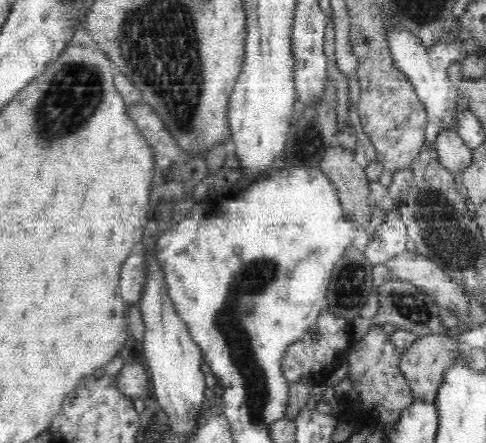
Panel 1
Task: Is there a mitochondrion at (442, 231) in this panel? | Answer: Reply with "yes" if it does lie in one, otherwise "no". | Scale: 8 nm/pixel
yes

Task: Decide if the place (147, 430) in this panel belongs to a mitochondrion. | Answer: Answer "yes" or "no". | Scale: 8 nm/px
no

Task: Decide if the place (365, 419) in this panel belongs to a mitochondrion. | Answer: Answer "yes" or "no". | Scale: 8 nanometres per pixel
no

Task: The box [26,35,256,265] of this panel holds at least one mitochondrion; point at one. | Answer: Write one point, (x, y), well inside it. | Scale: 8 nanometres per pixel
(76, 91)

